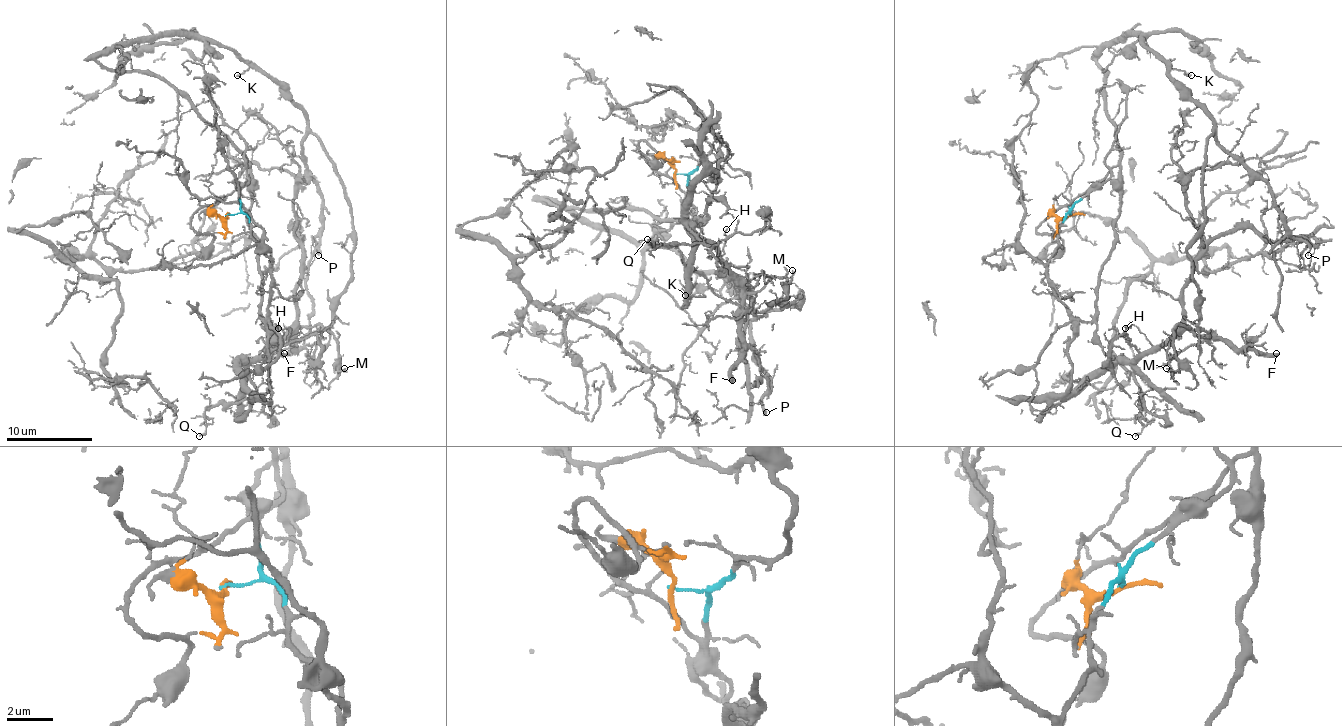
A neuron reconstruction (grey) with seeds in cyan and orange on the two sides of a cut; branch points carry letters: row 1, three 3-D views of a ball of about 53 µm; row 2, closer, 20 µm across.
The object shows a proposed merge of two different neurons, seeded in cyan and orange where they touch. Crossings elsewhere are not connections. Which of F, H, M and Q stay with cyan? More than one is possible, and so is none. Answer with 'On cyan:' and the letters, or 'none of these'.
On cyan: F, H, M, Q

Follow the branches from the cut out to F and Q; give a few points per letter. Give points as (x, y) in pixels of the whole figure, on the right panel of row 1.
F: (1069, 214), (1048, 264), (1050, 287), (1073, 326), (1069, 392), (1118, 362), (1157, 352), (1185, 330), (1277, 354)
Q: (1069, 214), (1048, 264), (1050, 287), (1073, 326), (1069, 392), (1121, 365), (1140, 390), (1142, 431), (1136, 435)

